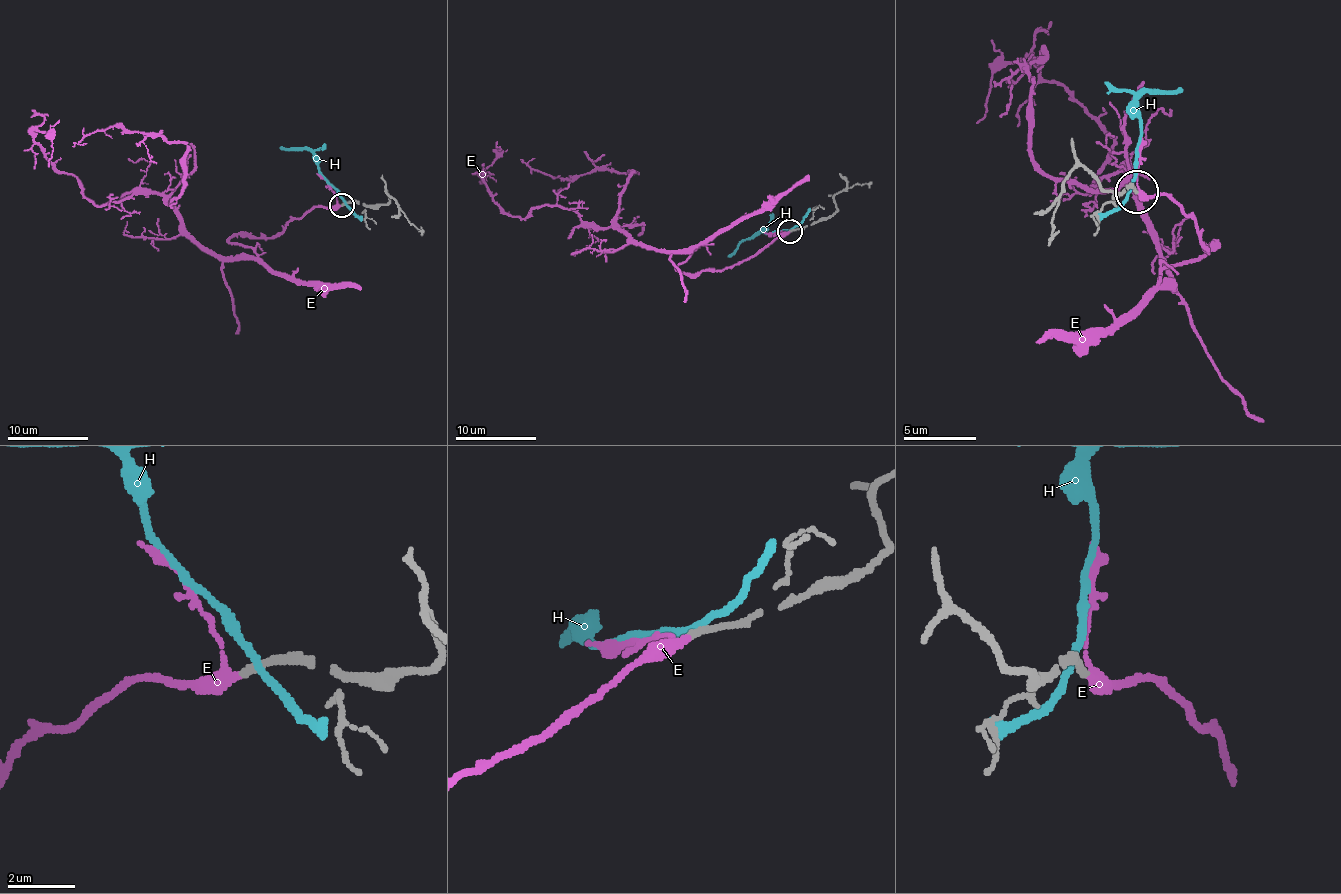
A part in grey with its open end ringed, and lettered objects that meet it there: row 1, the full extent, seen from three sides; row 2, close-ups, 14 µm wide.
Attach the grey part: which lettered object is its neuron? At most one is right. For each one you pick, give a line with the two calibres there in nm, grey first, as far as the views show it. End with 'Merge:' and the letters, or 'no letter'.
E: 240 nm thick on the grey side, 280 nm on the other
Merge: E

